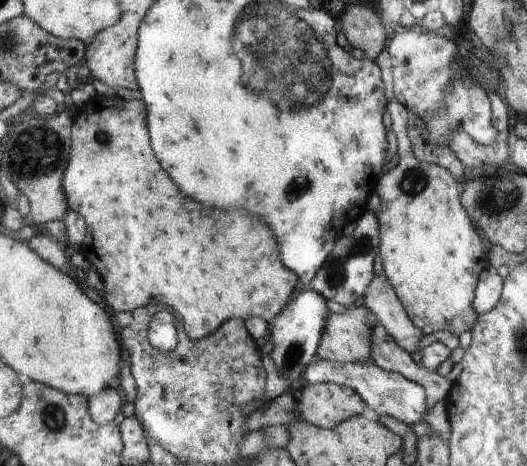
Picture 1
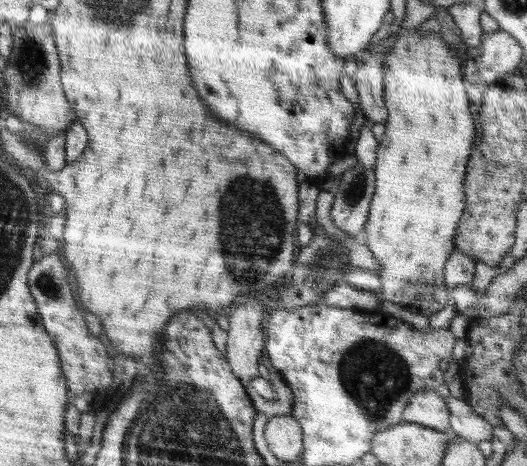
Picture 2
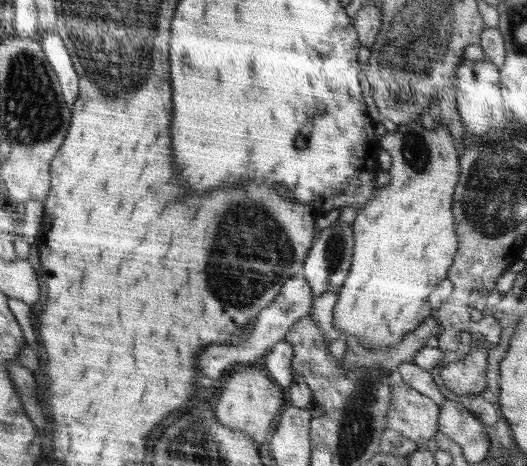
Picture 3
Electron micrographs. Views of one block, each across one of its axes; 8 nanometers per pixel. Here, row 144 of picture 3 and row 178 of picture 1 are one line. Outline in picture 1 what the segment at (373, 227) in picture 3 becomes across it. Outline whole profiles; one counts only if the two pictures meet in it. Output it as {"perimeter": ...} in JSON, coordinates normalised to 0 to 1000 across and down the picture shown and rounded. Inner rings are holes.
{"perimeter":[[[742,212],[734,217],[736,240],[744,255],[742,277],[751,288],[753,296],[753,326],[755,339],[748,343],[742,361],[732,367],[719,386],[715,395],[715,416],[721,423],[723,440],[721,451],[712,459],[717,481],[719,481],[719,549],[725,554],[727,567],[727,588],[738,601],[738,607],[746,614],[751,635],[759,642],[770,674],[778,680],[778,687],[803,712],[805,719],[820,717],[829,708],[850,708],[865,721],[873,721],[880,710],[892,710],[899,689],[905,682],[901,665],[896,661],[898,639],[901,633],[901,609],[905,607],[909,588],[928,569],[928,556],[924,554],[922,539],[918,541],[918,524],[915,521],[915,511],[907,504],[907,498],[896,485],[884,451],[877,442],[875,412],[869,408],[873,401],[873,388],[858,378],[852,365],[846,365],[841,356],[831,356],[824,350],[797,348],[787,339],[782,326],[780,305],[776,303],[772,290],[772,258],[776,247],[776,234],[765,223],[759,223],[751,212]]]}

